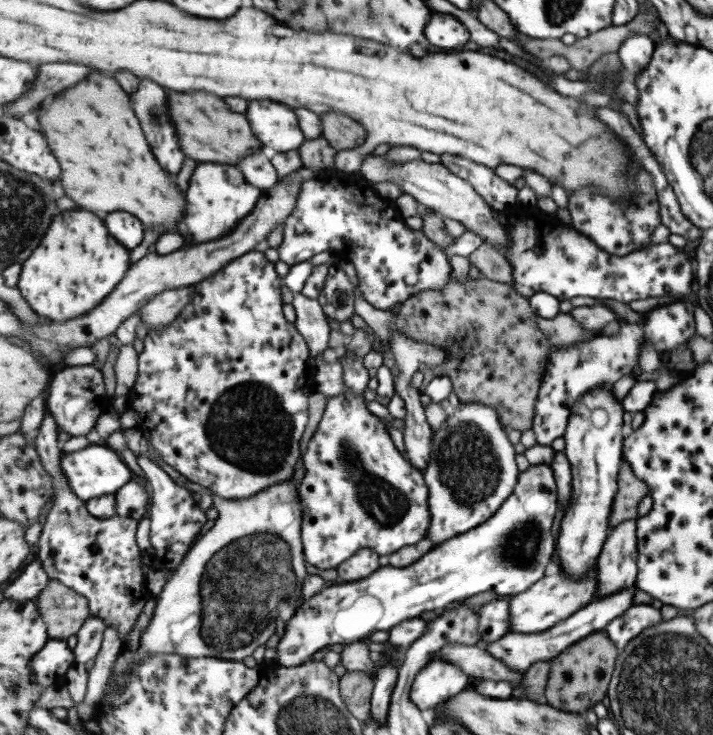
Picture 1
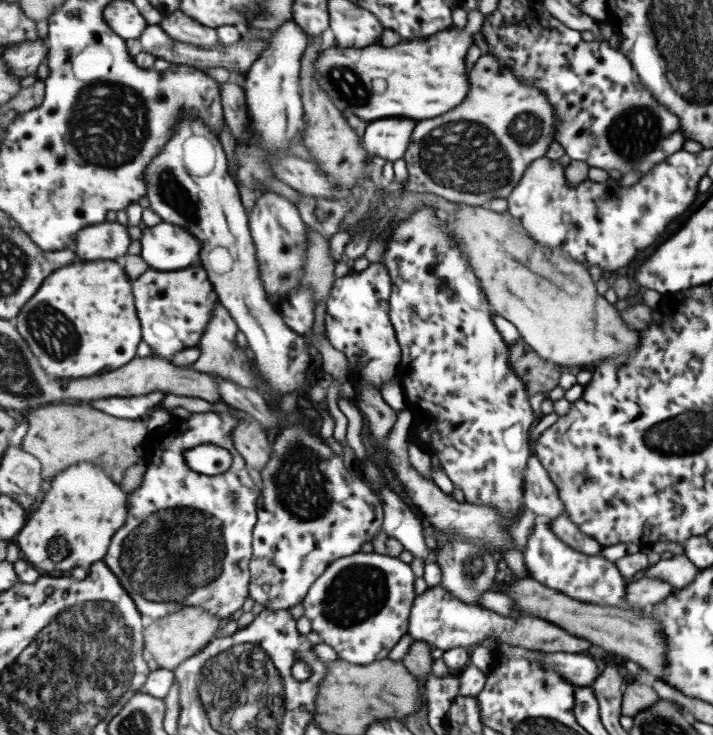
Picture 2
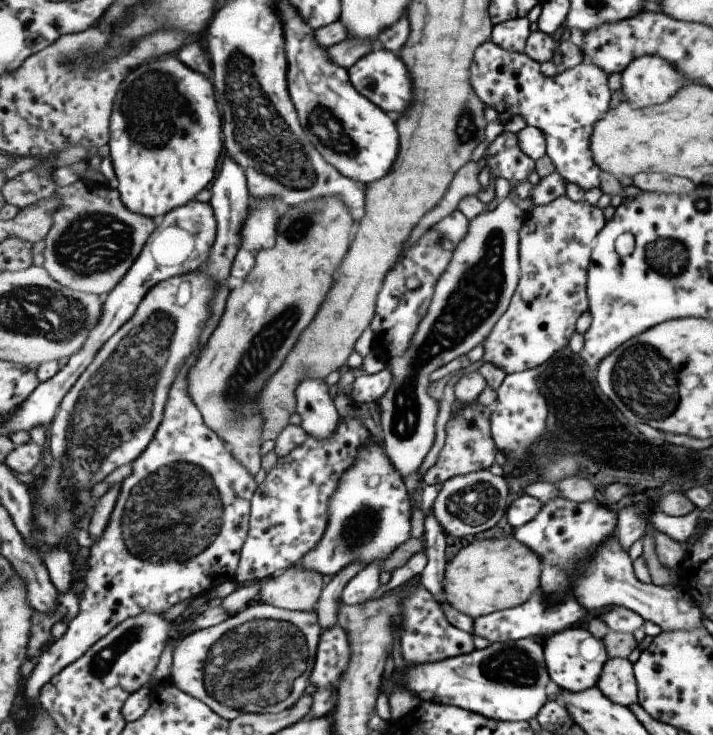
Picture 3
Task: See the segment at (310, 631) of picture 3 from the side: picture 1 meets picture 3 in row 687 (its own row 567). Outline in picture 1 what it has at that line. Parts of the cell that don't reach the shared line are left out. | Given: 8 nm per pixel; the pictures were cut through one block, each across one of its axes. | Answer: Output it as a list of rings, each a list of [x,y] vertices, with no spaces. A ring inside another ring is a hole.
[[[146,437],[154,462],[193,493],[213,496],[219,518],[197,539],[193,549],[157,596],[153,621],[140,639],[139,660],[157,654],[182,654],[185,658],[245,660],[277,634],[279,603],[303,598],[309,575],[305,564],[305,513],[299,482],[292,478],[271,485],[251,497],[229,500],[203,490],[163,462]]]

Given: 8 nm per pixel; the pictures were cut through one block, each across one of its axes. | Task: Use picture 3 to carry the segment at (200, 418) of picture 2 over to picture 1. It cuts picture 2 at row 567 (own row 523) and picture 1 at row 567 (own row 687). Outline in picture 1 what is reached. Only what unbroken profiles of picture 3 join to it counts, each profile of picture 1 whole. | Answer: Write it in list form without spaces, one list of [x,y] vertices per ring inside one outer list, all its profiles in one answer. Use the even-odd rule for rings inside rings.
[[[38,558],[35,562],[29,563],[23,574],[18,574],[12,580],[1,598],[21,601],[36,600],[49,586],[50,580],[48,571],[45,571],[43,563]]]

